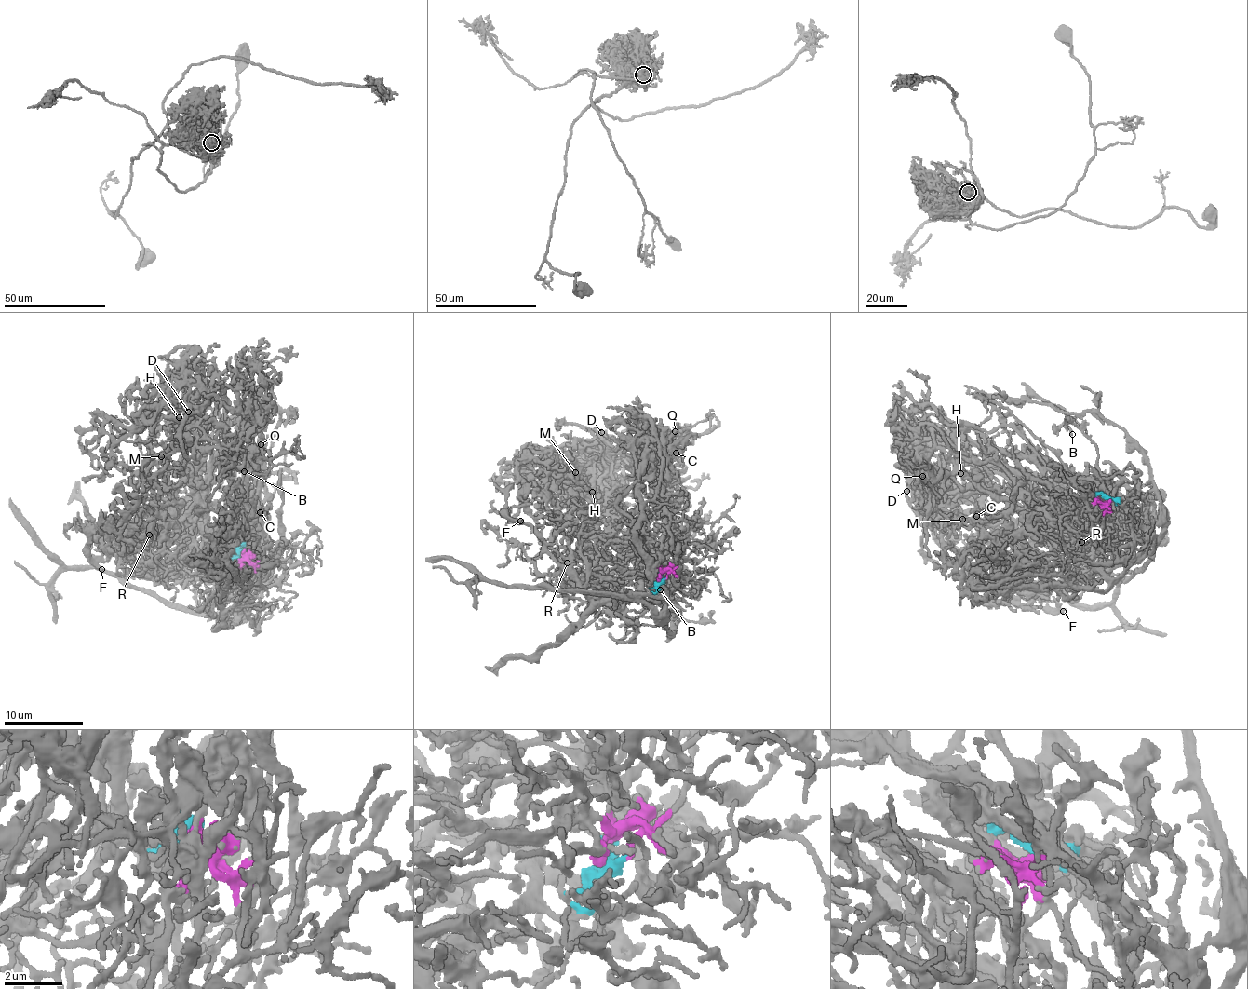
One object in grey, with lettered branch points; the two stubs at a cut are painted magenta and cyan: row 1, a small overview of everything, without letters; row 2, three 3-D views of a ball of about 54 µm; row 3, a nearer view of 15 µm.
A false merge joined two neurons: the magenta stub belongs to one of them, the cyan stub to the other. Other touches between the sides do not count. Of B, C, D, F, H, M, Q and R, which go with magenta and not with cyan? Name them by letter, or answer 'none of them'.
B, C, Q

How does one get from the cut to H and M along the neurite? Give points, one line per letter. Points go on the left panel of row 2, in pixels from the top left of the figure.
H: (247, 560), (225, 551), (223, 514), (205, 498), (199, 462), (188, 459), (177, 437), (179, 418)
M: (247, 560), (225, 551), (223, 514), (205, 500), (199, 479), (169, 489), (159, 466), (161, 456)

